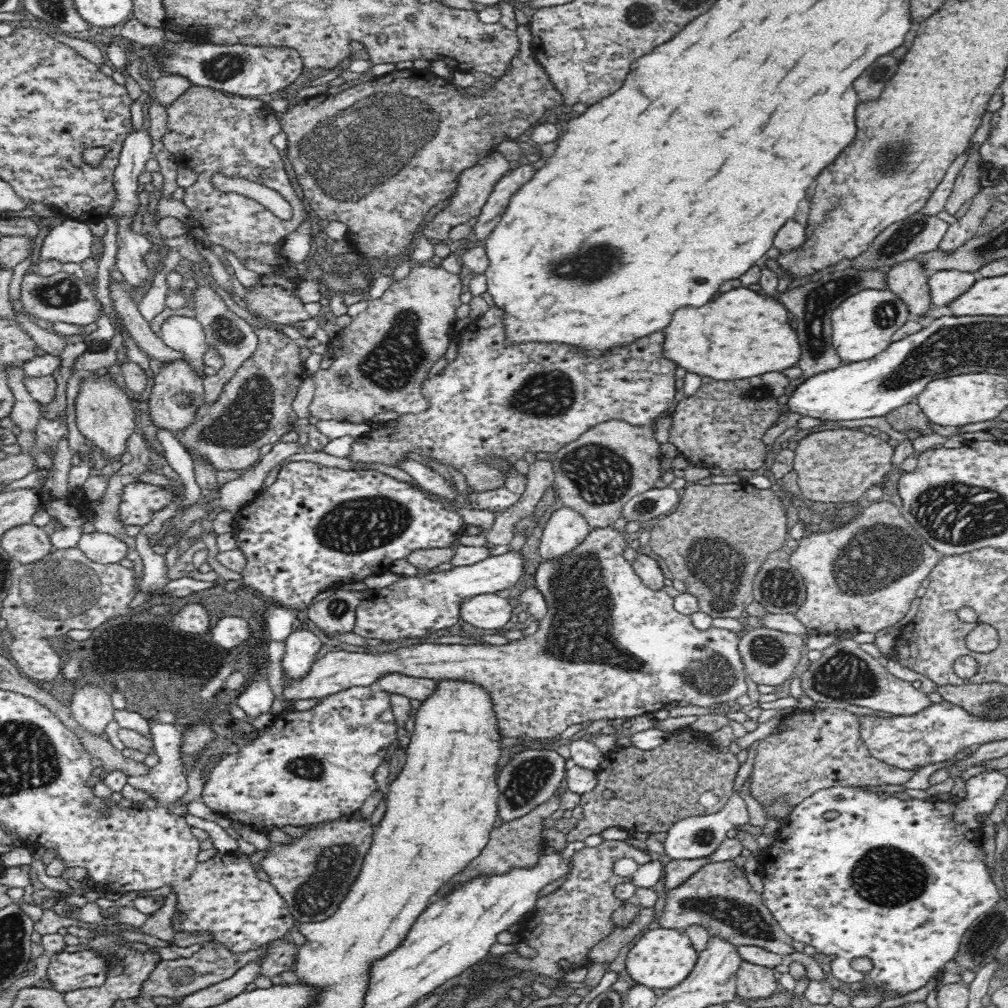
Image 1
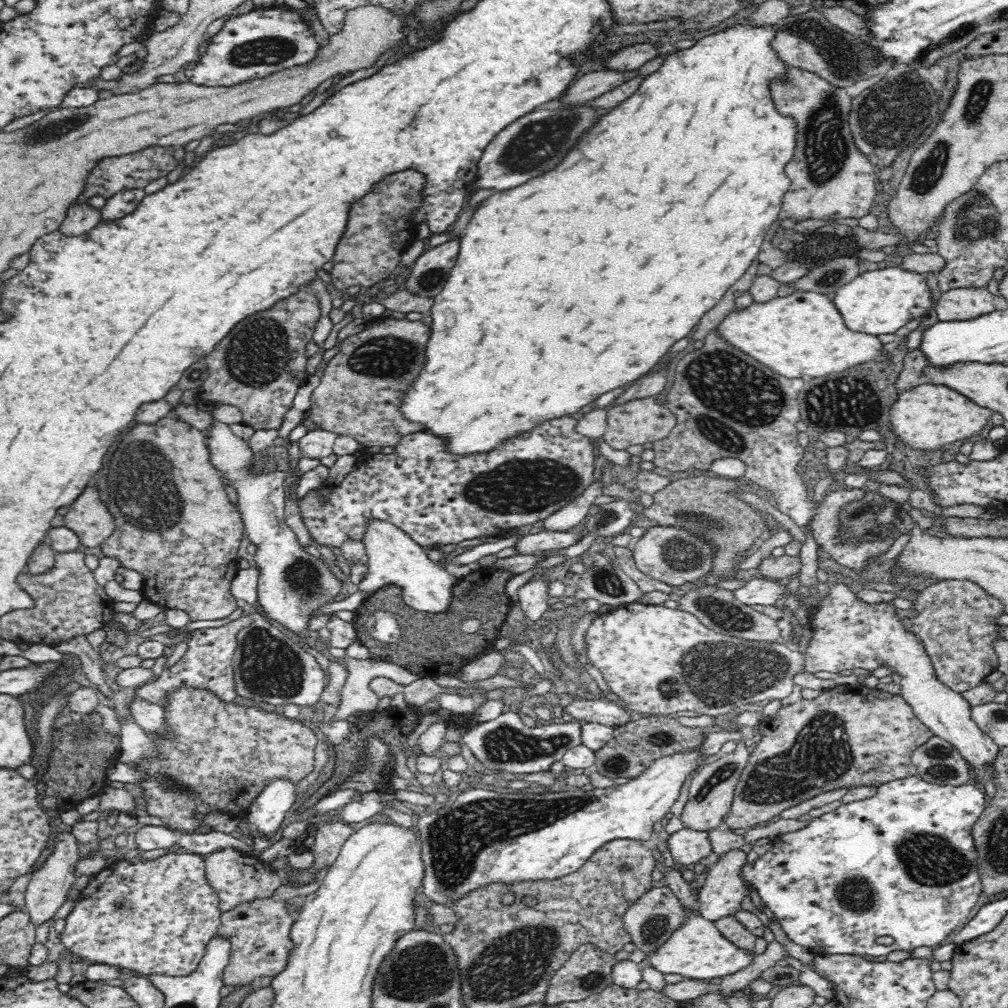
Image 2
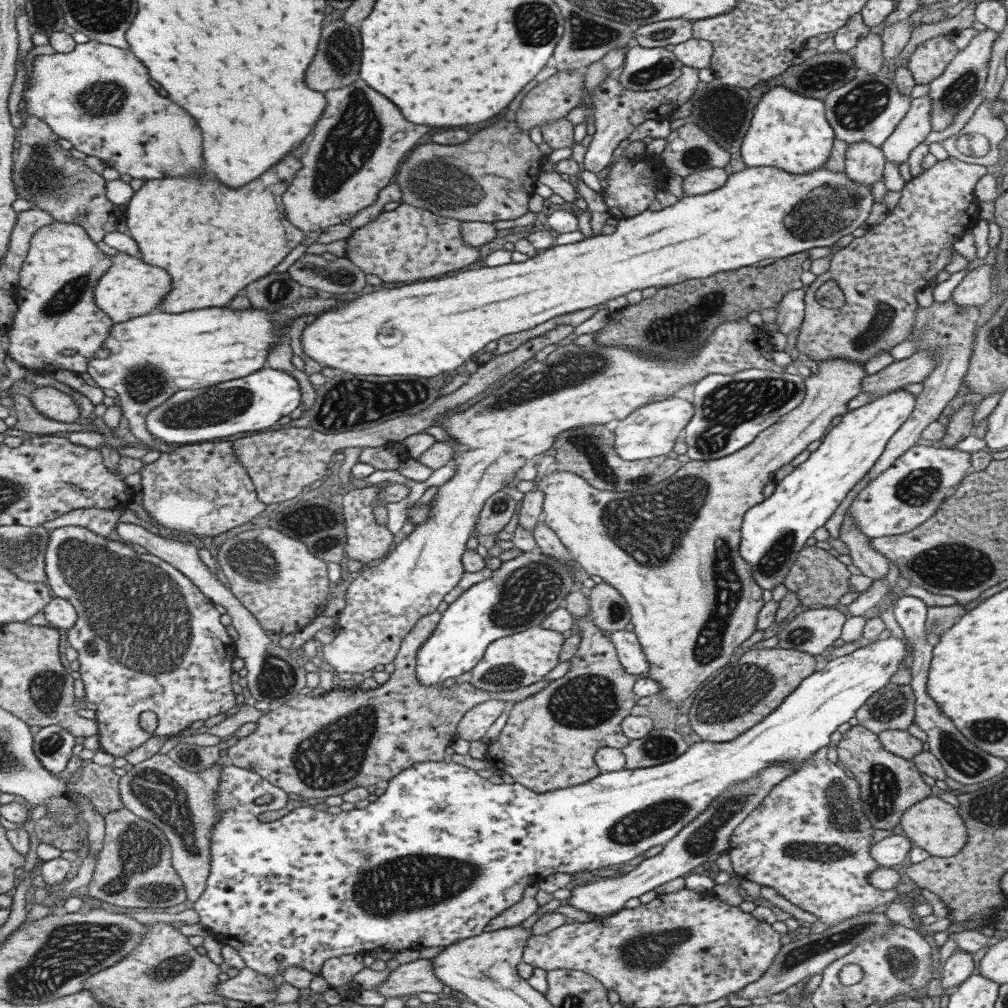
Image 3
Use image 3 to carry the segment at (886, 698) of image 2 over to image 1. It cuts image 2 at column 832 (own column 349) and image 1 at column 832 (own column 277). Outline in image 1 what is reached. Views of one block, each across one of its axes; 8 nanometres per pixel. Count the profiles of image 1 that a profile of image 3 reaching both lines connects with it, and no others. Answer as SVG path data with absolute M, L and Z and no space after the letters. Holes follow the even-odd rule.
M841 706L811 708L793 712L780 720L778 728L760 740L754 768L750 773L750 793L765 808L782 795L796 806L816 791L833 787L901 785L915 770L891 767L873 758L860 738L859 718Z

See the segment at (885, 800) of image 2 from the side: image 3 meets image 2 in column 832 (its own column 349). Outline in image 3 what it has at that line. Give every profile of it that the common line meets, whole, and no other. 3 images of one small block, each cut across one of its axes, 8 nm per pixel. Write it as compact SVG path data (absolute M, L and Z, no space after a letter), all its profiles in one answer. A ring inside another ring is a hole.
M886 638L873 644L863 644L861 648L848 654L833 658L826 666L812 676L802 680L802 684L788 695L778 708L775 708L768 716L765 716L758 724L749 728L745 733L727 742L714 743L709 741L696 742L677 760L666 762L658 766L637 768L634 770L621 769L619 771L600 773L588 782L577 784L568 788L548 791L545 793L534 792L520 783L493 784L480 777L472 768L466 768L460 764L446 759L443 762L424 762L414 764L414 767L399 772L394 778L388 781L388 787L376 801L371 802L365 809L353 809L341 811L337 814L328 813L325 810L317 810L310 805L298 806L288 814L284 814L278 820L262 822L260 814L264 812L276 812L286 806L288 800L287 792L280 787L274 786L268 780L263 779L257 772L251 769L246 770L227 764L221 768L221 782L217 788L215 806L221 808L223 813L219 821L211 830L210 841L210 872L207 876L207 885L200 899L193 904L193 909L200 917L200 924L208 928L209 932L217 936L222 943L232 946L243 958L244 964L255 970L262 976L273 978L283 974L289 966L299 966L309 970L315 976L321 974L322 965L329 959L336 956L357 954L361 950L390 951L396 953L404 949L416 949L426 946L450 946L457 940L467 939L471 936L478 936L484 932L490 920L498 916L502 911L510 908L524 898L526 885L537 884L550 874L564 872L574 874L582 870L598 870L614 864L629 863L636 856L648 852L653 846L665 845L669 840L678 834L690 821L693 821L701 812L707 810L710 803L718 802L717 798L728 788L744 783L745 780L753 779L754 775L760 775L766 767L774 763L783 765L792 764L792 768L802 766L804 761L810 760L818 750L828 747L831 743L830 736L840 724L848 722L854 717L858 708L872 696L874 692L886 688L892 680L892 676L898 672L898 667L904 664L903 660L908 656L909 651L914 654L914 647L908 639Z

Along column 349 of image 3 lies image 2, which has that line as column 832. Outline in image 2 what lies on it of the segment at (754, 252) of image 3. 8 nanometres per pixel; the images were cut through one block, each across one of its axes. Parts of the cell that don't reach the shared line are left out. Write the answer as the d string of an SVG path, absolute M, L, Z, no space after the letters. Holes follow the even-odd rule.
M796 291L785 297L774 297L769 301L754 304L738 309L738 312L728 314L717 326L717 333L734 348L746 352L748 356L756 358L758 362L766 364L774 372L786 376L786 378L800 378L806 374L806 378L818 378L826 376L830 372L844 370L850 364L860 364L866 360L882 361L888 359L888 354L883 352L882 342L877 336L862 334L862 332L850 332L844 326L844 320L840 312L829 296L819 292Z

